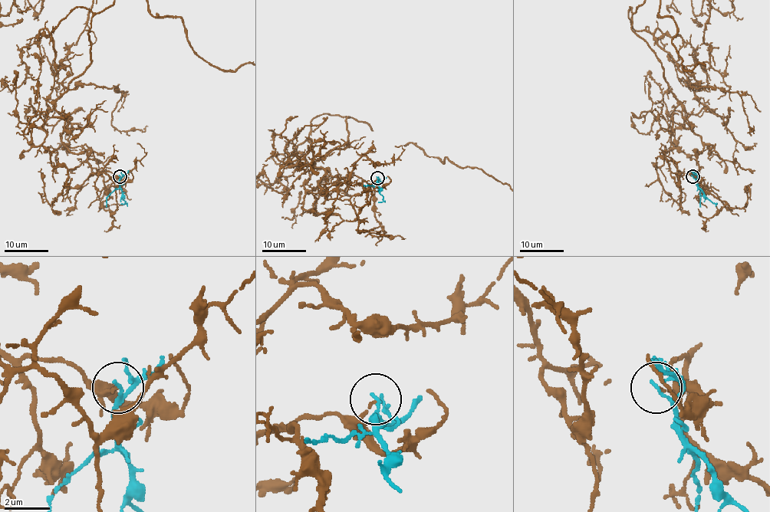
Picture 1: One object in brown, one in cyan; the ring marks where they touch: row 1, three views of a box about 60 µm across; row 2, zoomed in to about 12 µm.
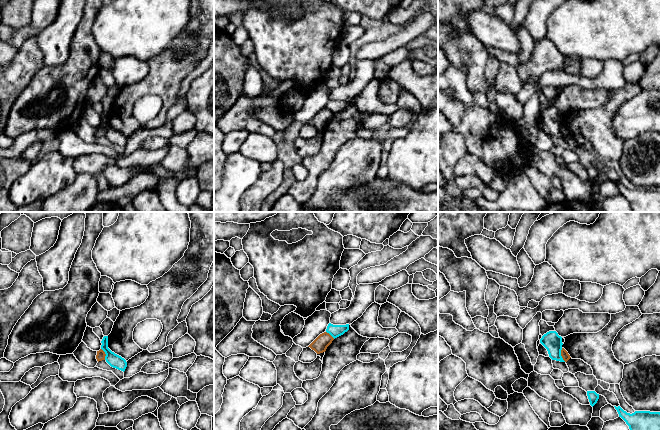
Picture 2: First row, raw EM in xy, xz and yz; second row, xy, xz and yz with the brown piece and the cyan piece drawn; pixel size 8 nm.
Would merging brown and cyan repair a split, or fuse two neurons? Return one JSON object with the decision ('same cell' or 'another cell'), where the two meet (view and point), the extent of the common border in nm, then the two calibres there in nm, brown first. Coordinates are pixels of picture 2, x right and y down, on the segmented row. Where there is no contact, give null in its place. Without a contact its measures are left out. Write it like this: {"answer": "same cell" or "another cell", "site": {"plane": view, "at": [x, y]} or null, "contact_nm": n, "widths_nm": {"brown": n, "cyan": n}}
{"answer": "another cell", "site": {"plane": "yz", "at": [561, 355]}, "contact_nm": 120, "widths_nm": {"brown": 60, "cyan": 150}}

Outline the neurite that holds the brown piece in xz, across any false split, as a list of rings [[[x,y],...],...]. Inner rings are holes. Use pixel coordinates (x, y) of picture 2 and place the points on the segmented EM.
[[[327,332],[320,334],[308,347],[314,350],[317,354],[326,351],[327,347],[332,343],[334,338]]]

